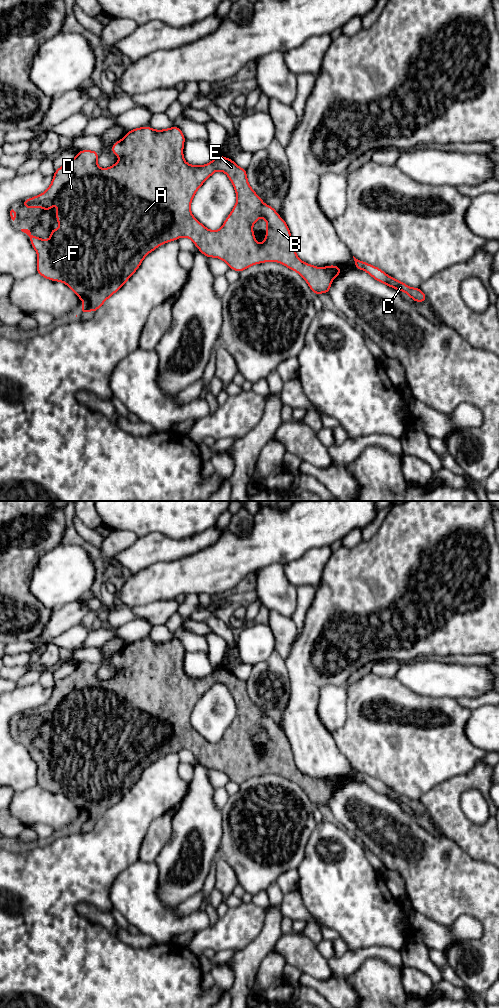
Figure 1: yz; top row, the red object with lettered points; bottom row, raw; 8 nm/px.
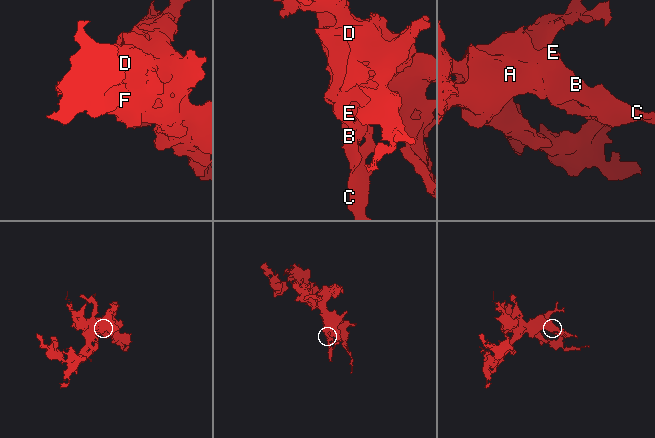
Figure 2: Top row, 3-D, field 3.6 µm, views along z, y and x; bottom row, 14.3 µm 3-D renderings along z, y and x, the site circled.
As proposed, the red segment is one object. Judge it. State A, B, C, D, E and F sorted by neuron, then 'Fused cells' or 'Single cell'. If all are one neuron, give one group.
Groups: A B C D E F. Single cell

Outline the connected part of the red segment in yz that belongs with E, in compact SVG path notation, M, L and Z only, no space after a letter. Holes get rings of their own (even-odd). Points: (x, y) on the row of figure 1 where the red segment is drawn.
M149 126L141 127L130 130L124 138L111 147L111 151L119 156L120 160L109 168L98 167L98 151L82 150L70 163L56 169L52 183L44 193L22 202L27 209L41 207L47 211L52 209L53 202L57 201L56 220L61 228L51 229L48 241L32 236L28 229L21 229L29 236L37 252L37 273L49 280L61 281L70 287L84 302L79 312L97 311L133 275L147 254L161 244L180 237L188 237L207 258L220 258L229 265L230 269L239 273L254 264L279 262L299 273L315 295L328 294L331 283L340 274L341 268L334 265L319 268L300 261L294 250L287 224L273 207L264 204L252 190L247 182L246 170L221 155L204 166L189 165L183 158L184 142L182 131L175 126L166 130L153 130ZM216 170L226 173L233 183L237 202L223 226L217 231L211 231L194 218L190 205L198 188ZM260 217L266 220L268 226L266 238L261 245L256 242L252 230L253 224Z

